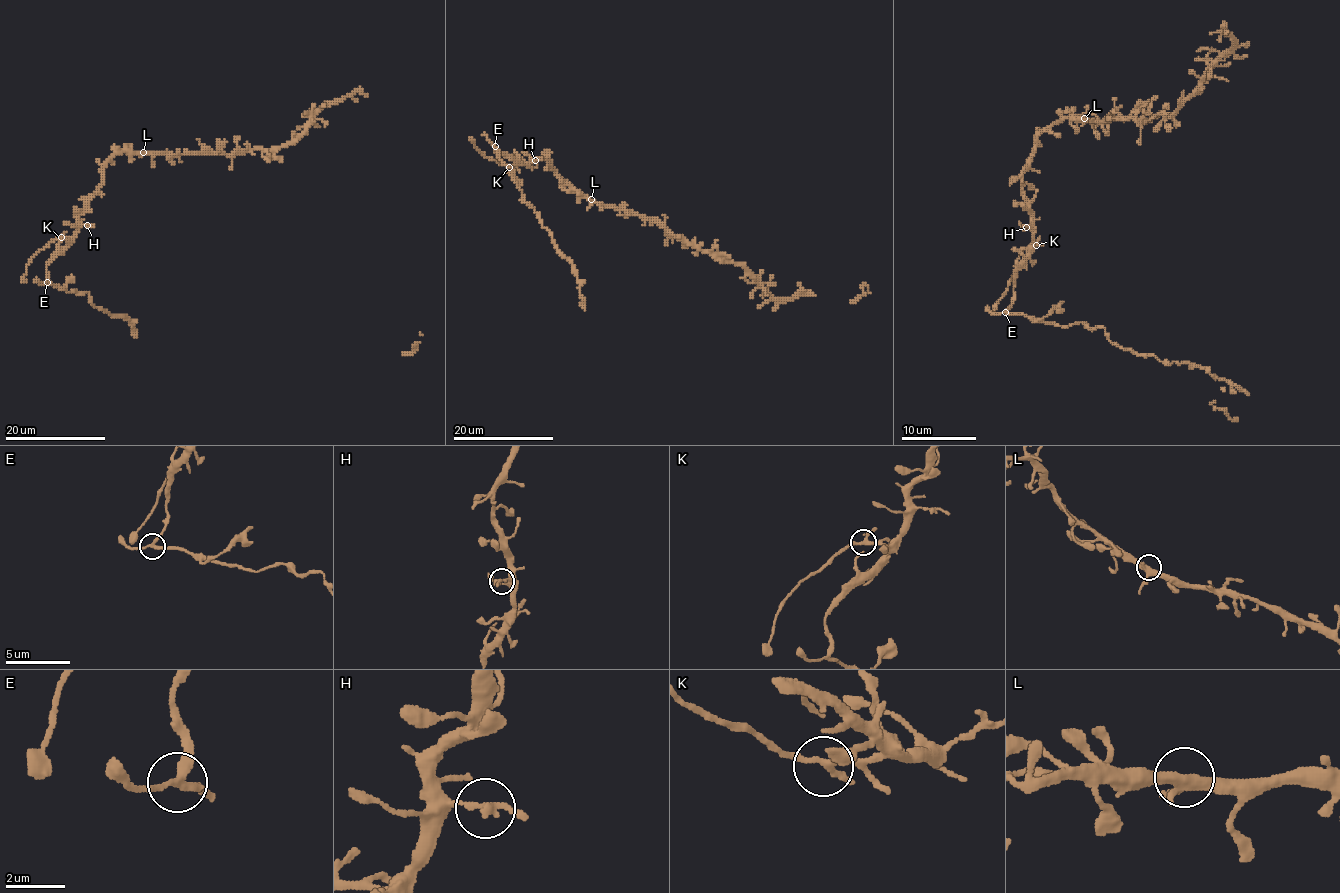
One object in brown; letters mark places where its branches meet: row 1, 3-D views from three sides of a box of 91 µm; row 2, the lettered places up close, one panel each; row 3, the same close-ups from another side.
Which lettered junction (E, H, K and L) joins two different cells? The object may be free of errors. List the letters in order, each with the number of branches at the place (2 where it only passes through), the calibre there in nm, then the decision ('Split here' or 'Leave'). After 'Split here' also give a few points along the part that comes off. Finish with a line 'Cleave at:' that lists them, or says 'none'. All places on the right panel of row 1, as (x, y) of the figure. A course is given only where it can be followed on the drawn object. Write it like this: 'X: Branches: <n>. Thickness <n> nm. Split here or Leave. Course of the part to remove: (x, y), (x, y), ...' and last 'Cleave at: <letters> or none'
E: Branches: 3. Thickness 220 nm. Split here. Course of the part to remove: (1006, 313), (1058, 326), (1084, 322), (1103, 328), (1112, 343), (1135, 354), (1195, 363), (1249, 395)
H: Branches: 2. Thickness 220 nm. Leave
K: Branches: 3. Thickness 220 nm. Leave
L: Branches: 3. Thickness 360 nm. Leave
Cleave at: E

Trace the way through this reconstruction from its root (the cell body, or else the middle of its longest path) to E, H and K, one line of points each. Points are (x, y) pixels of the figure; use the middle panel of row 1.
E: (589, 200), (571, 188), (545, 158), (519, 164), (505, 154), (494, 152), (495, 147)
H: (589, 200), (571, 188), (545, 158), (526, 163), (535, 160)
K: (589, 200), (571, 188), (545, 158), (509, 167)

